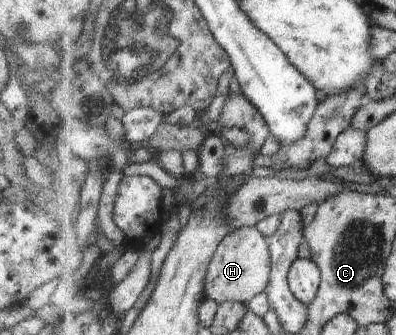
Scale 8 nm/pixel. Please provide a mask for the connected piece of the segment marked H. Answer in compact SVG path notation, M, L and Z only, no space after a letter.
M257 226L234 229L221 242L208 273L207 298L220 304L232 301L248 303L257 295L267 291L272 279L272 251L269 239Z

